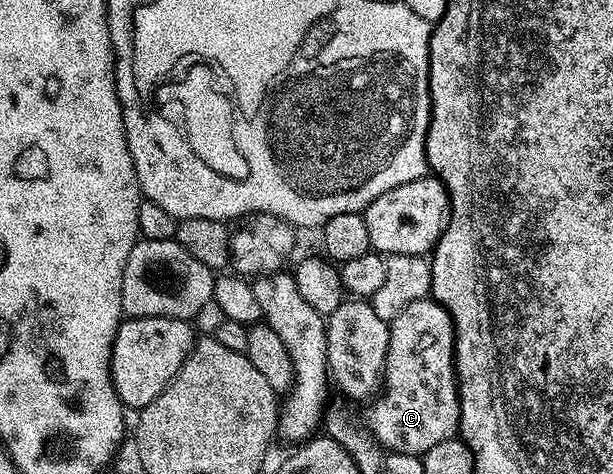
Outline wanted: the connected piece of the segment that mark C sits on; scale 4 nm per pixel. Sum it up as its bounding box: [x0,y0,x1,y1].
[363,299,461,455]

